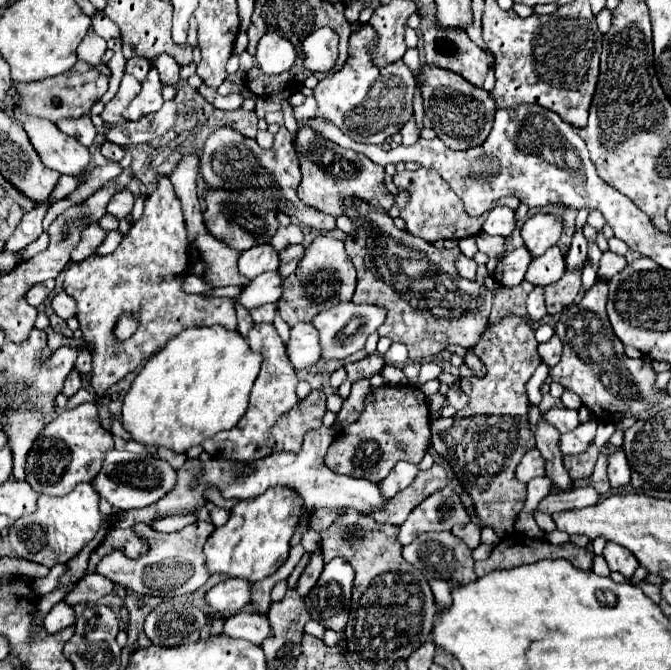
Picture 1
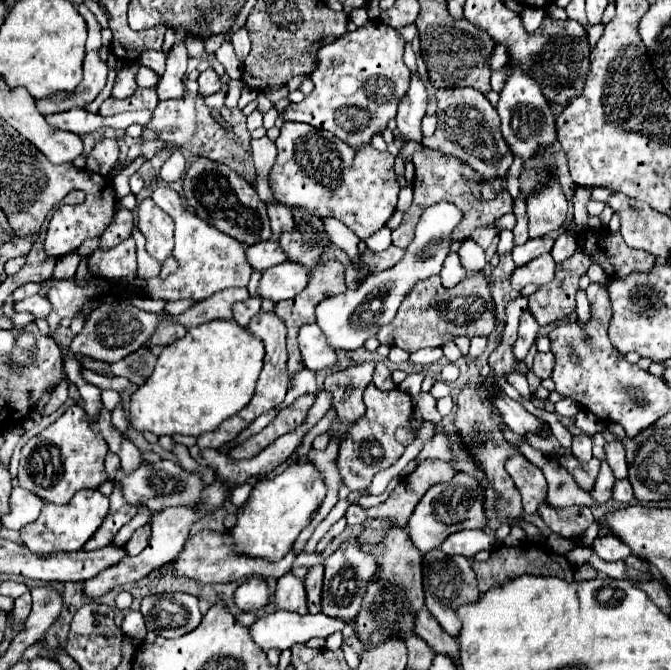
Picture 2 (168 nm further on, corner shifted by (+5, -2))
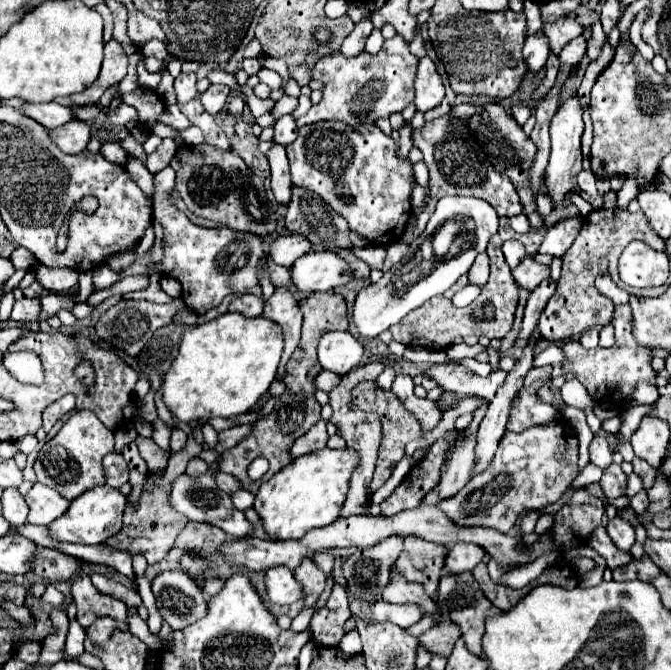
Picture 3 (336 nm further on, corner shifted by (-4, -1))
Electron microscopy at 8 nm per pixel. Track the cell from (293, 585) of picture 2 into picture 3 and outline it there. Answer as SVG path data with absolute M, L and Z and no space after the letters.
M305 557L303 563L293 571L295 579L303 585L303 595L321 595L325 589L325 575L319 567L315 567L315 563L311 561L311 557Z

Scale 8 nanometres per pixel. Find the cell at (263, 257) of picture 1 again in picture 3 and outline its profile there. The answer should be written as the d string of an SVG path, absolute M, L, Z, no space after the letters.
M279 235L269 243L269 257L273 263L291 267L295 259L305 255L311 249L311 243L299 235Z

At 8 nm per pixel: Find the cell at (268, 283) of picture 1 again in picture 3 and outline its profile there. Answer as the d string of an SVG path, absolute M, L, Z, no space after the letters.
M309 251L291 265L291 281L297 291L329 291L345 285L353 271L333 251Z

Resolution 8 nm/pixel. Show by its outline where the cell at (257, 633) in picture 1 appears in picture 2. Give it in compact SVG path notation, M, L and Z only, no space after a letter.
M278 610L274 614L258 618L250 626L252 638L262 646L264 650L270 648L292 648L294 644L304 644L314 636L328 638L334 632L342 632L346 624L354 624L352 620L342 620L342 618L330 618L326 614L296 614L296 612L286 612Z

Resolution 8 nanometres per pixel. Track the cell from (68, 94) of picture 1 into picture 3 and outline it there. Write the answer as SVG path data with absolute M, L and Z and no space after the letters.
M111 39L105 45L105 55L103 55L103 65L101 65L101 73L97 77L97 81L93 83L93 103L99 101L99 97L103 95L103 91L107 87L117 85L127 73L127 55L123 53L121 45Z

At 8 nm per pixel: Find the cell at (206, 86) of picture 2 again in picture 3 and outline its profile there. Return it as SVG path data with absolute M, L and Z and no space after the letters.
M211 85L205 93L199 95L203 107L205 107L211 115L219 113L219 111L225 107L227 97L229 97L229 87L227 87L227 85Z

